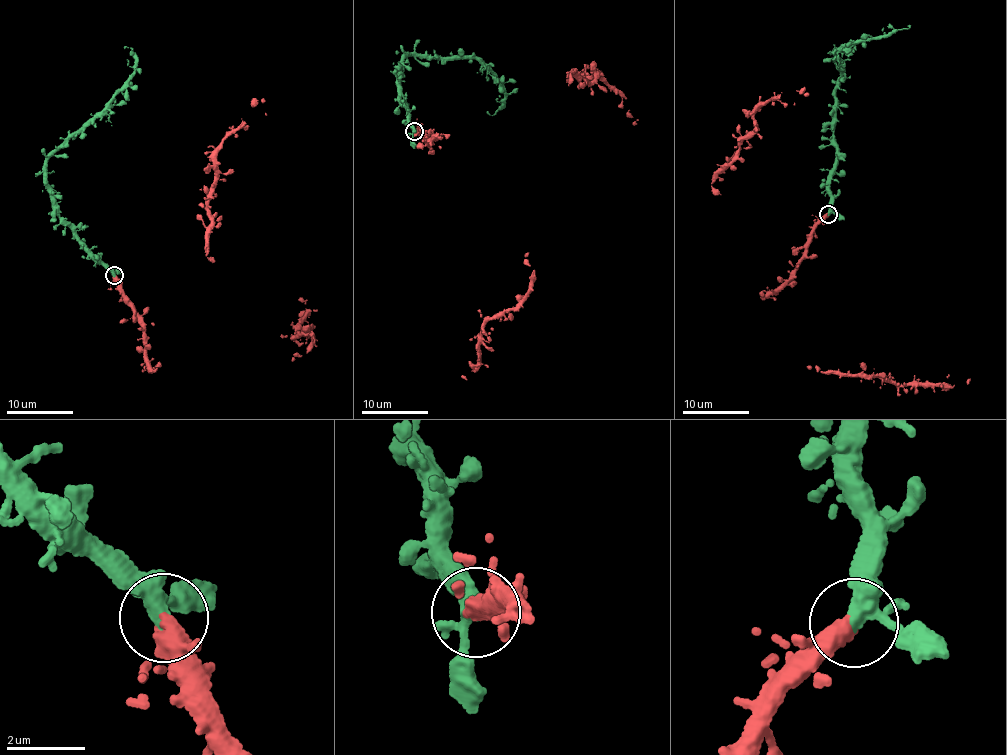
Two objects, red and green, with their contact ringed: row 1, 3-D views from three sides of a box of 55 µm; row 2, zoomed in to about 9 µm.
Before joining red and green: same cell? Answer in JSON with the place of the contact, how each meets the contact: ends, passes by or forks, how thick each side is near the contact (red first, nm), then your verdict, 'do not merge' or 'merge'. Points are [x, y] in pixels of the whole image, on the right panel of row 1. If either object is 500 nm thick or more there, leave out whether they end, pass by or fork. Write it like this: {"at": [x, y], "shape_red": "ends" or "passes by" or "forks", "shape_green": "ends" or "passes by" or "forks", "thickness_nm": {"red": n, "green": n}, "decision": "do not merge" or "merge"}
{"at": [828, 214], "shape_red": "forks", "shape_green": "forks", "thickness_nm": {"red": 240, "green": 280}, "decision": "merge"}

